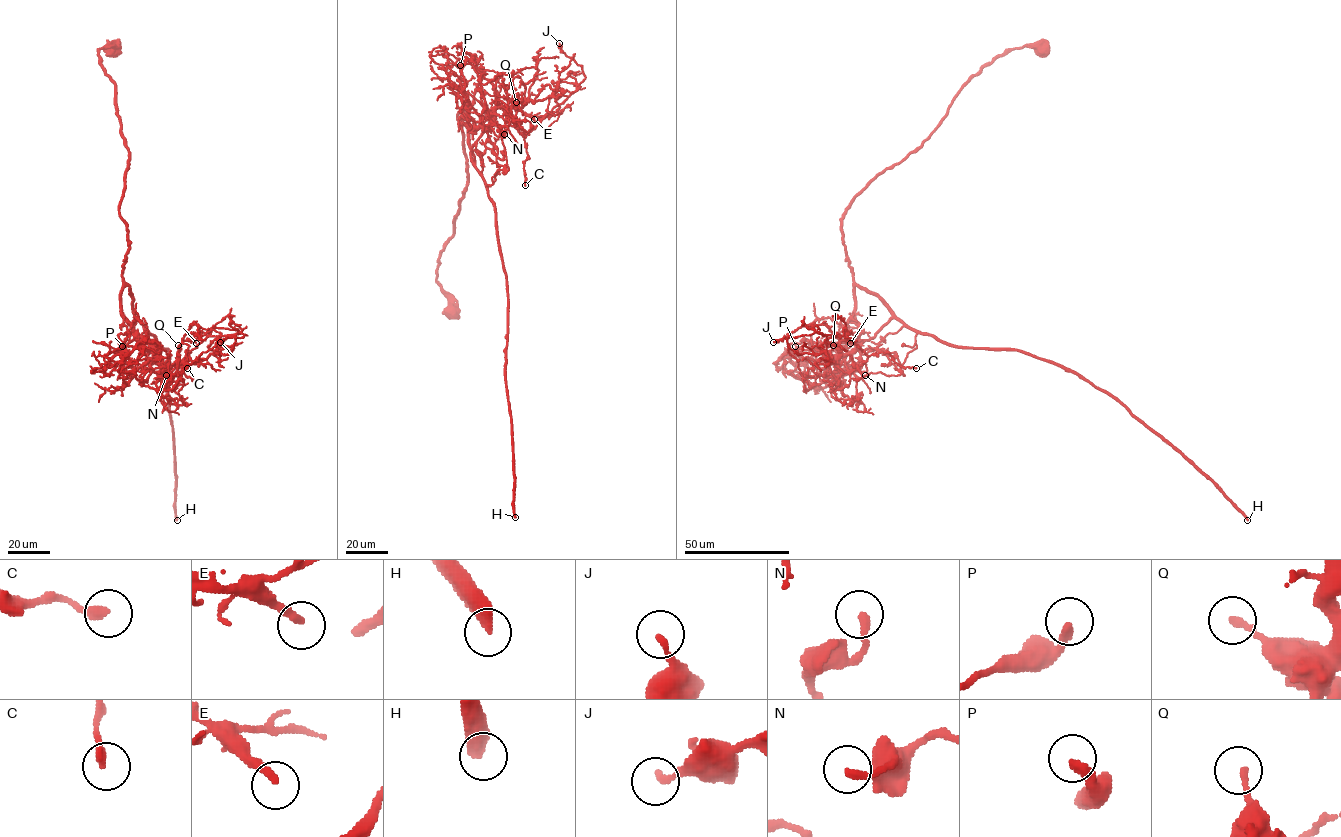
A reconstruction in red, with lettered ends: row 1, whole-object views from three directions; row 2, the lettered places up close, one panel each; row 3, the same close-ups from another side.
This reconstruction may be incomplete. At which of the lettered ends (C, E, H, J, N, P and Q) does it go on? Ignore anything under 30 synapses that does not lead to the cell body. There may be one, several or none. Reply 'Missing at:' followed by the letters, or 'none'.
Missing at: E, H

